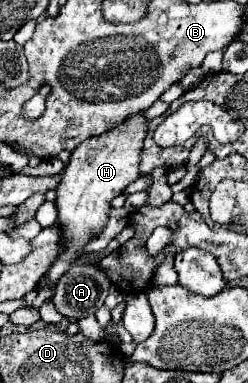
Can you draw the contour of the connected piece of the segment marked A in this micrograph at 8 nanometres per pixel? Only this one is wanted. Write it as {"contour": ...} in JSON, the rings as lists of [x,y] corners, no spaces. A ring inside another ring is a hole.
{"contour":[[[75,265],[59,279],[55,287],[55,309],[71,319],[95,315],[109,295],[109,287],[111,283],[99,267]]]}

